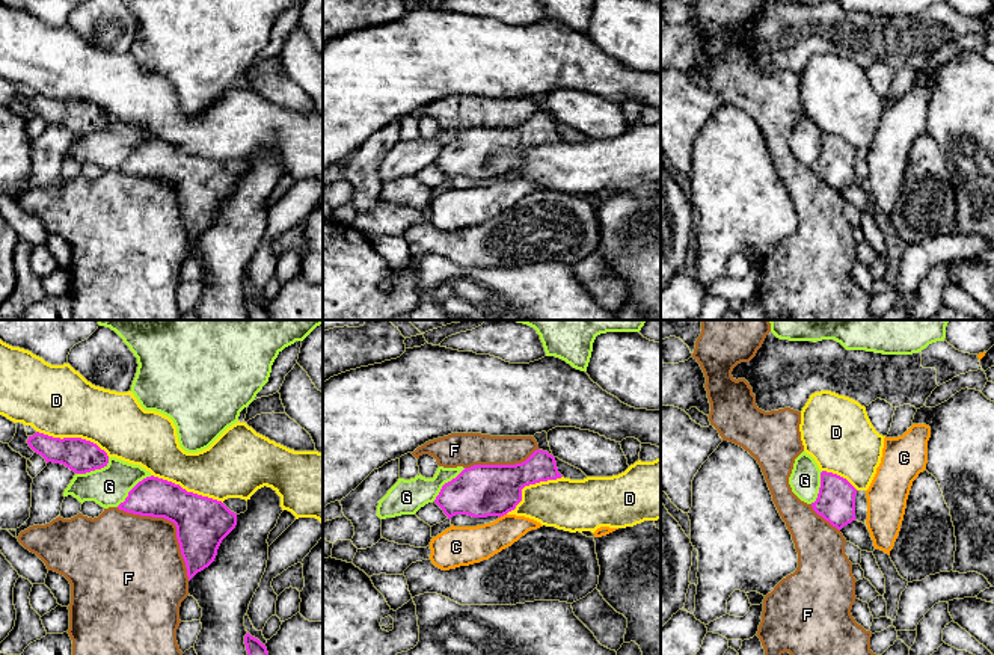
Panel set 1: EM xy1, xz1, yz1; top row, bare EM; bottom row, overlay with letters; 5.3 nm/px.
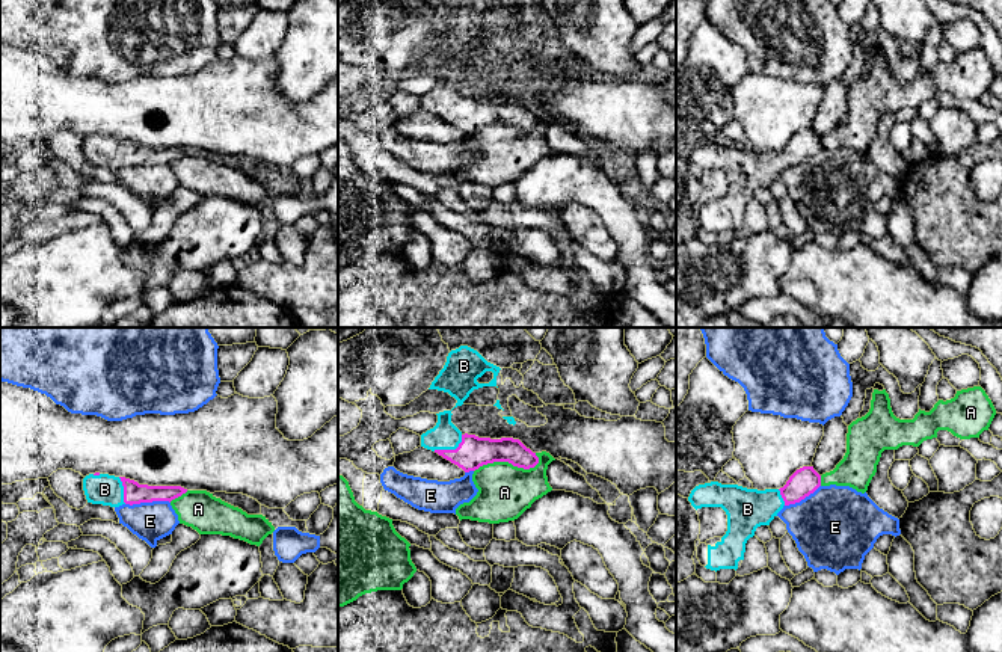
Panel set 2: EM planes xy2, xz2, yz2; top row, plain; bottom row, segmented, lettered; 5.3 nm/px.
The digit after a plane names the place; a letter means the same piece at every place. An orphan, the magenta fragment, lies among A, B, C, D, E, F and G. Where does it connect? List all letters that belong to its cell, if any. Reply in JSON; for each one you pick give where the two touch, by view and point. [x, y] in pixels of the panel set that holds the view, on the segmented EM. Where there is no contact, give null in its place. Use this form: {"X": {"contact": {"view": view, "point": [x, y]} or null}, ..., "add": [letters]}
{"B": {"contact": {"view": "xz2", "point": [450, 450]}}, "add": ["B"]}

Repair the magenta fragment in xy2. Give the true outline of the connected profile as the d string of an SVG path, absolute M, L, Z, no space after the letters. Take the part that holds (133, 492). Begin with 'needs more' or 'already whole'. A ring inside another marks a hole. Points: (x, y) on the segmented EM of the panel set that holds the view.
needs more; M89 474L83 478L83 491L88 503L119 507L122 504L140 504L152 501L172 501L187 489L181 486L148 486L125 477L109 474Z

